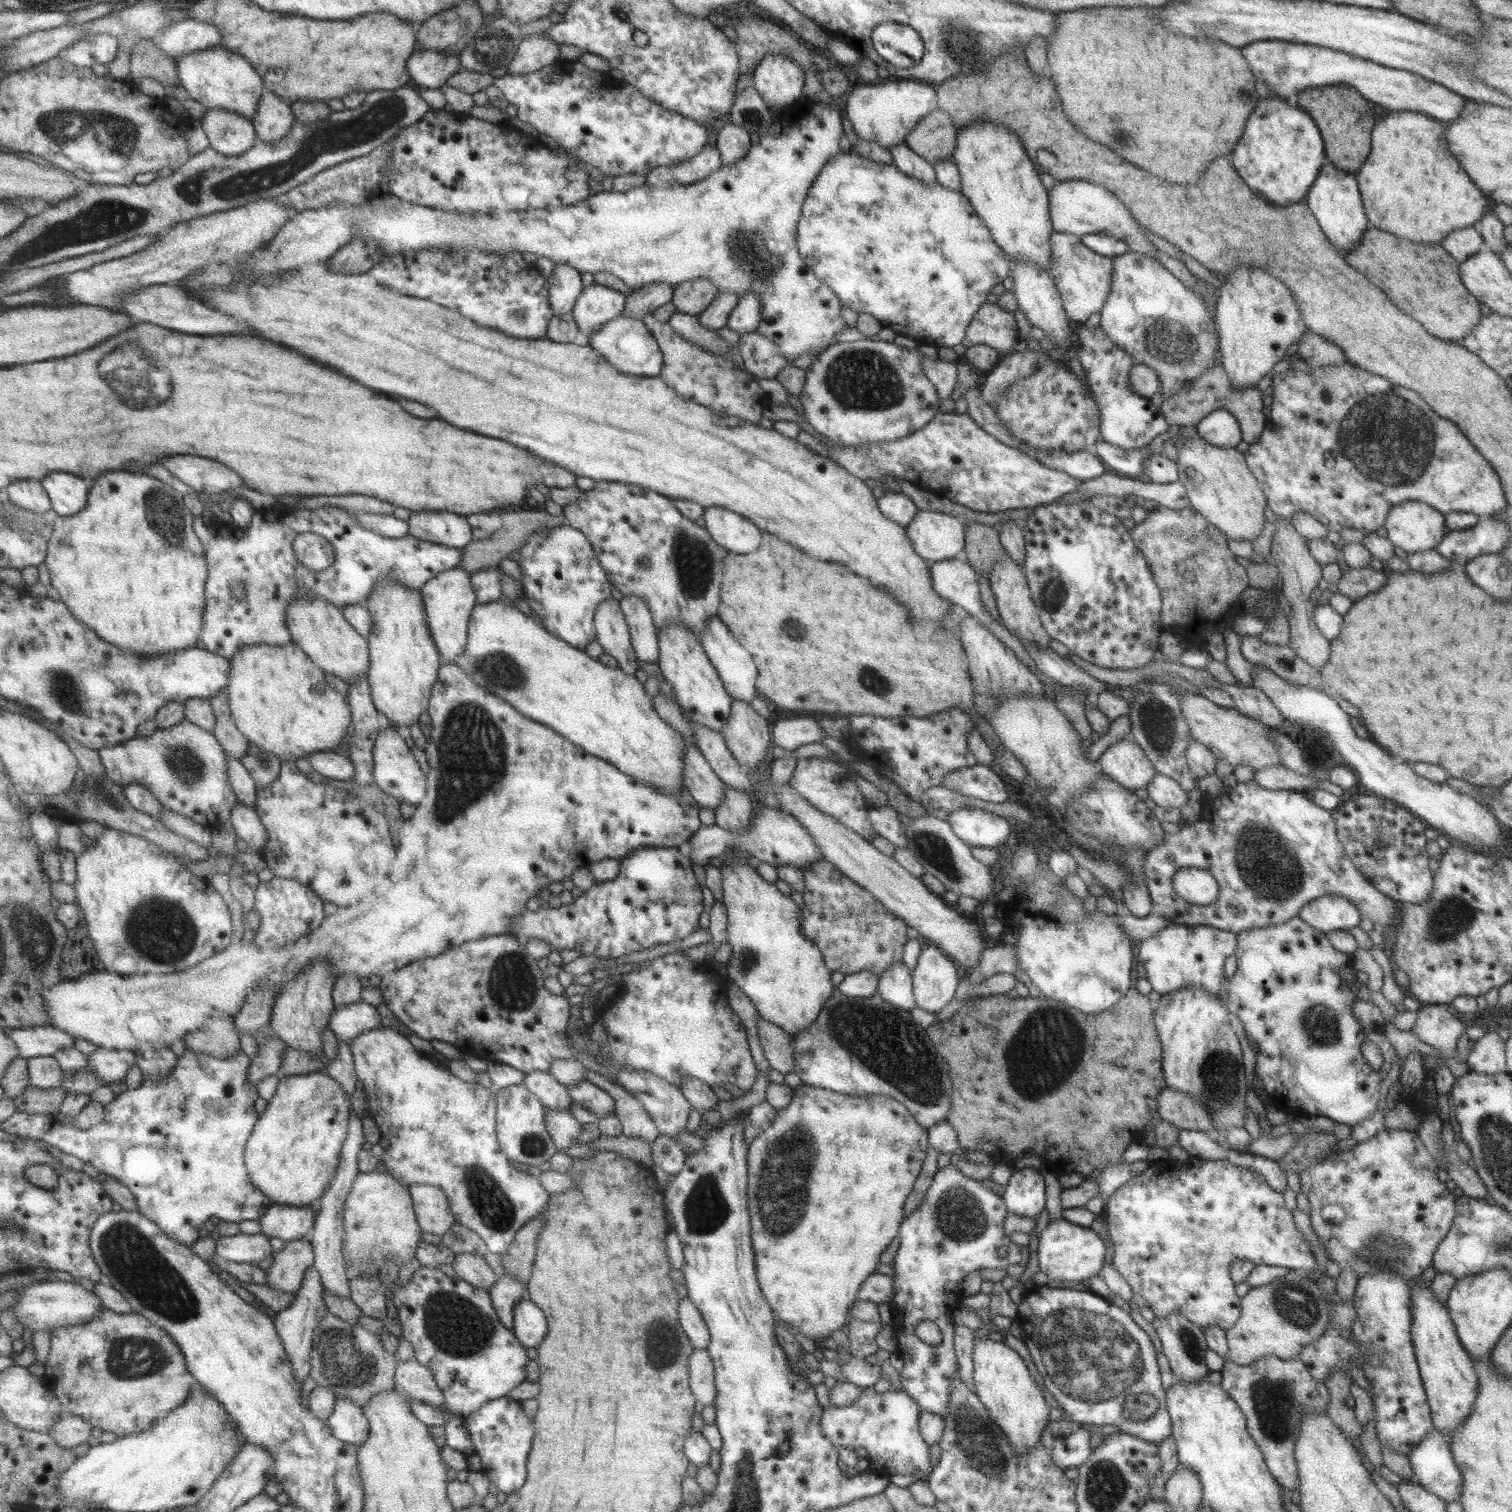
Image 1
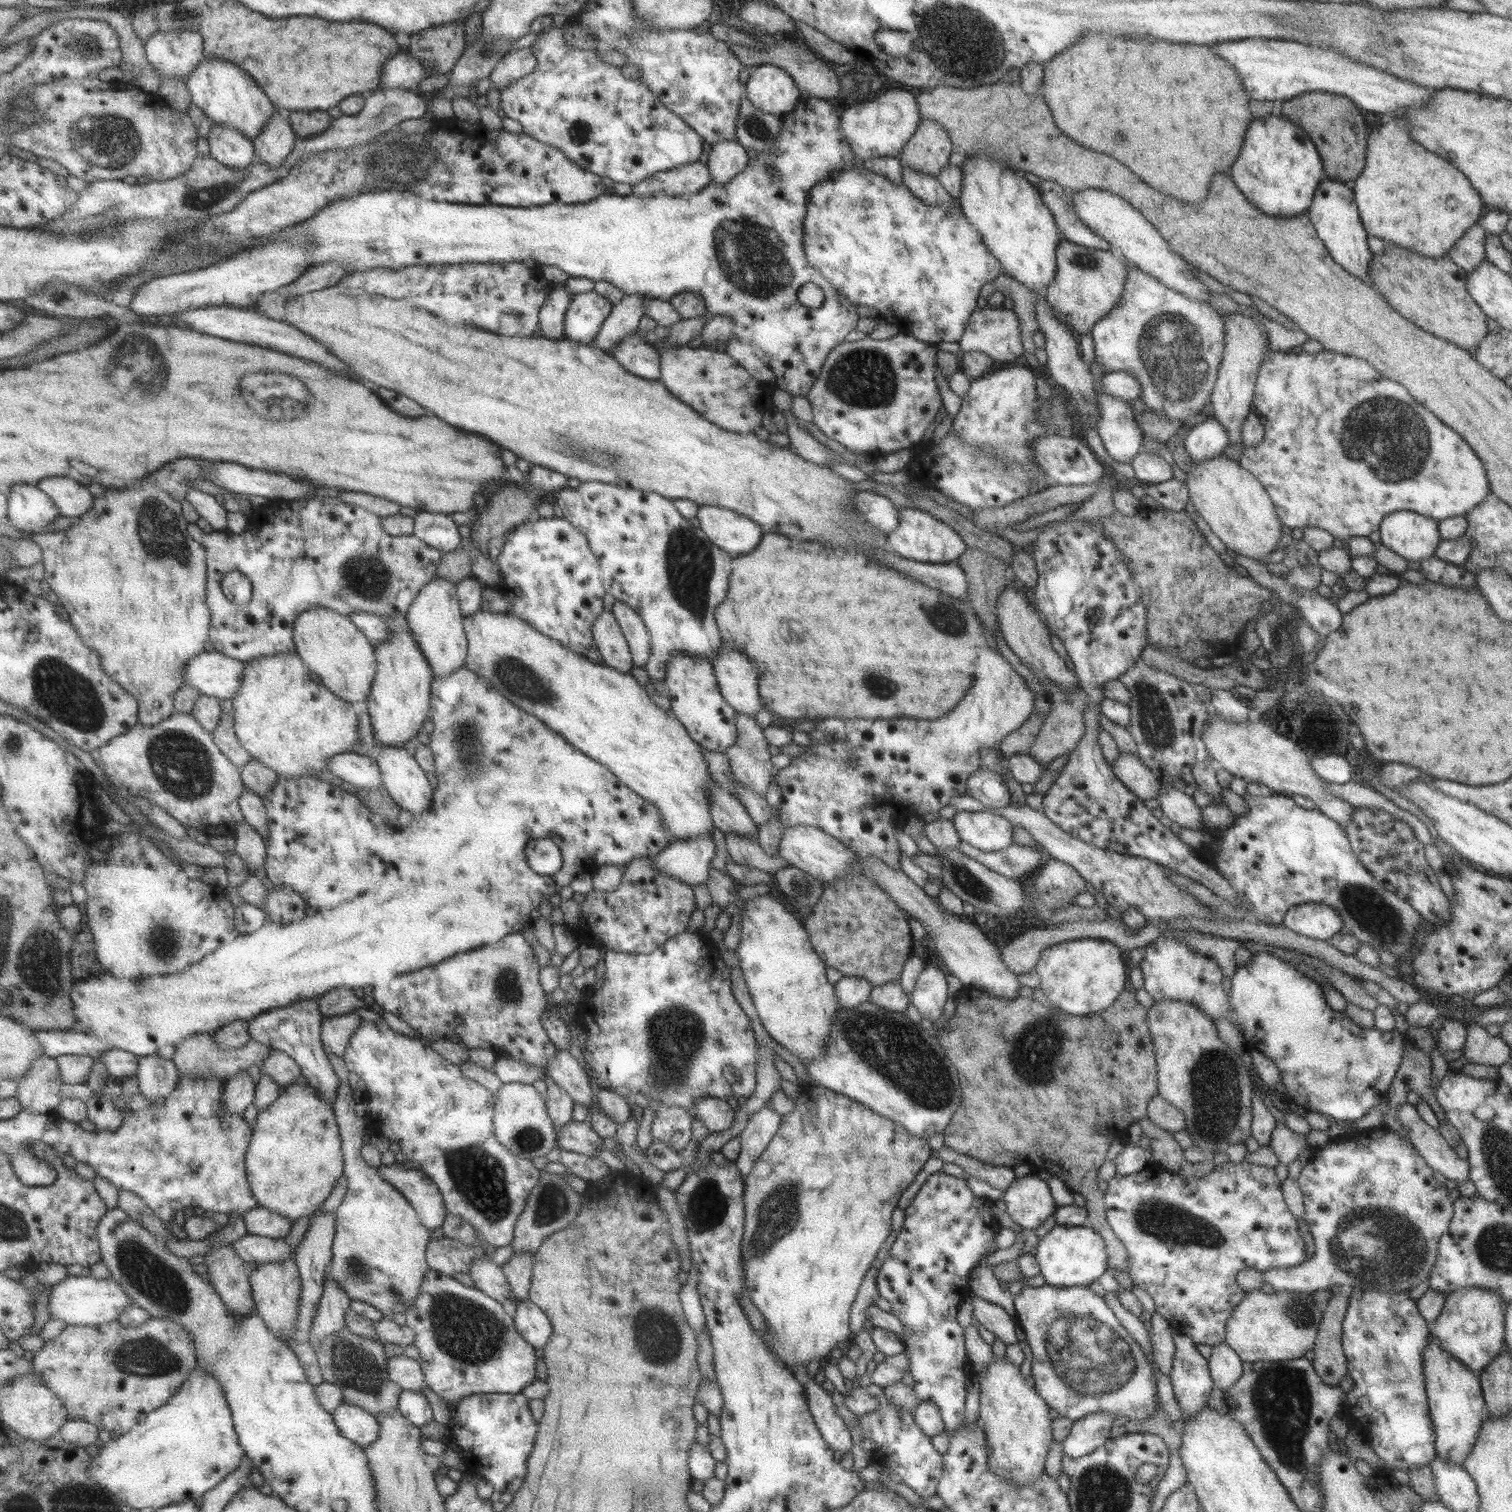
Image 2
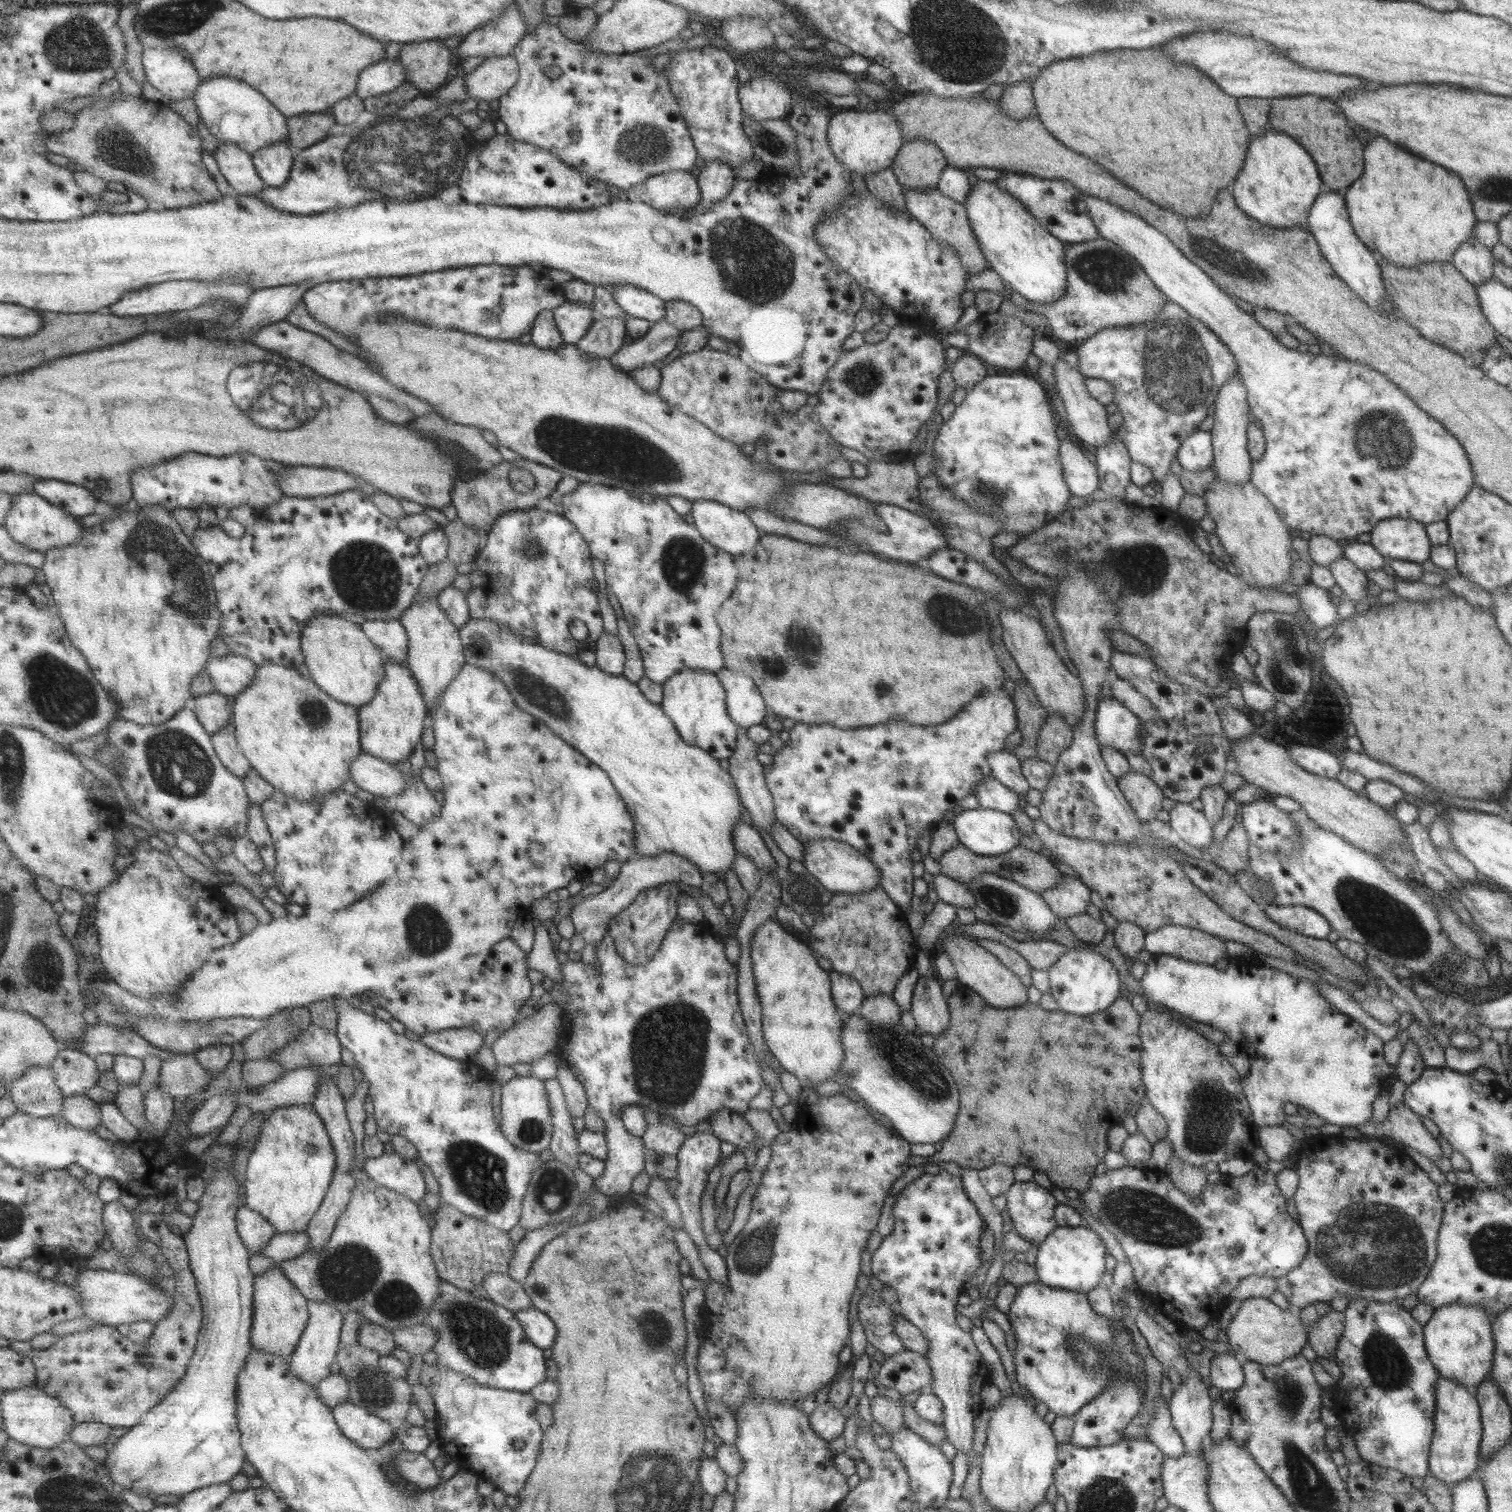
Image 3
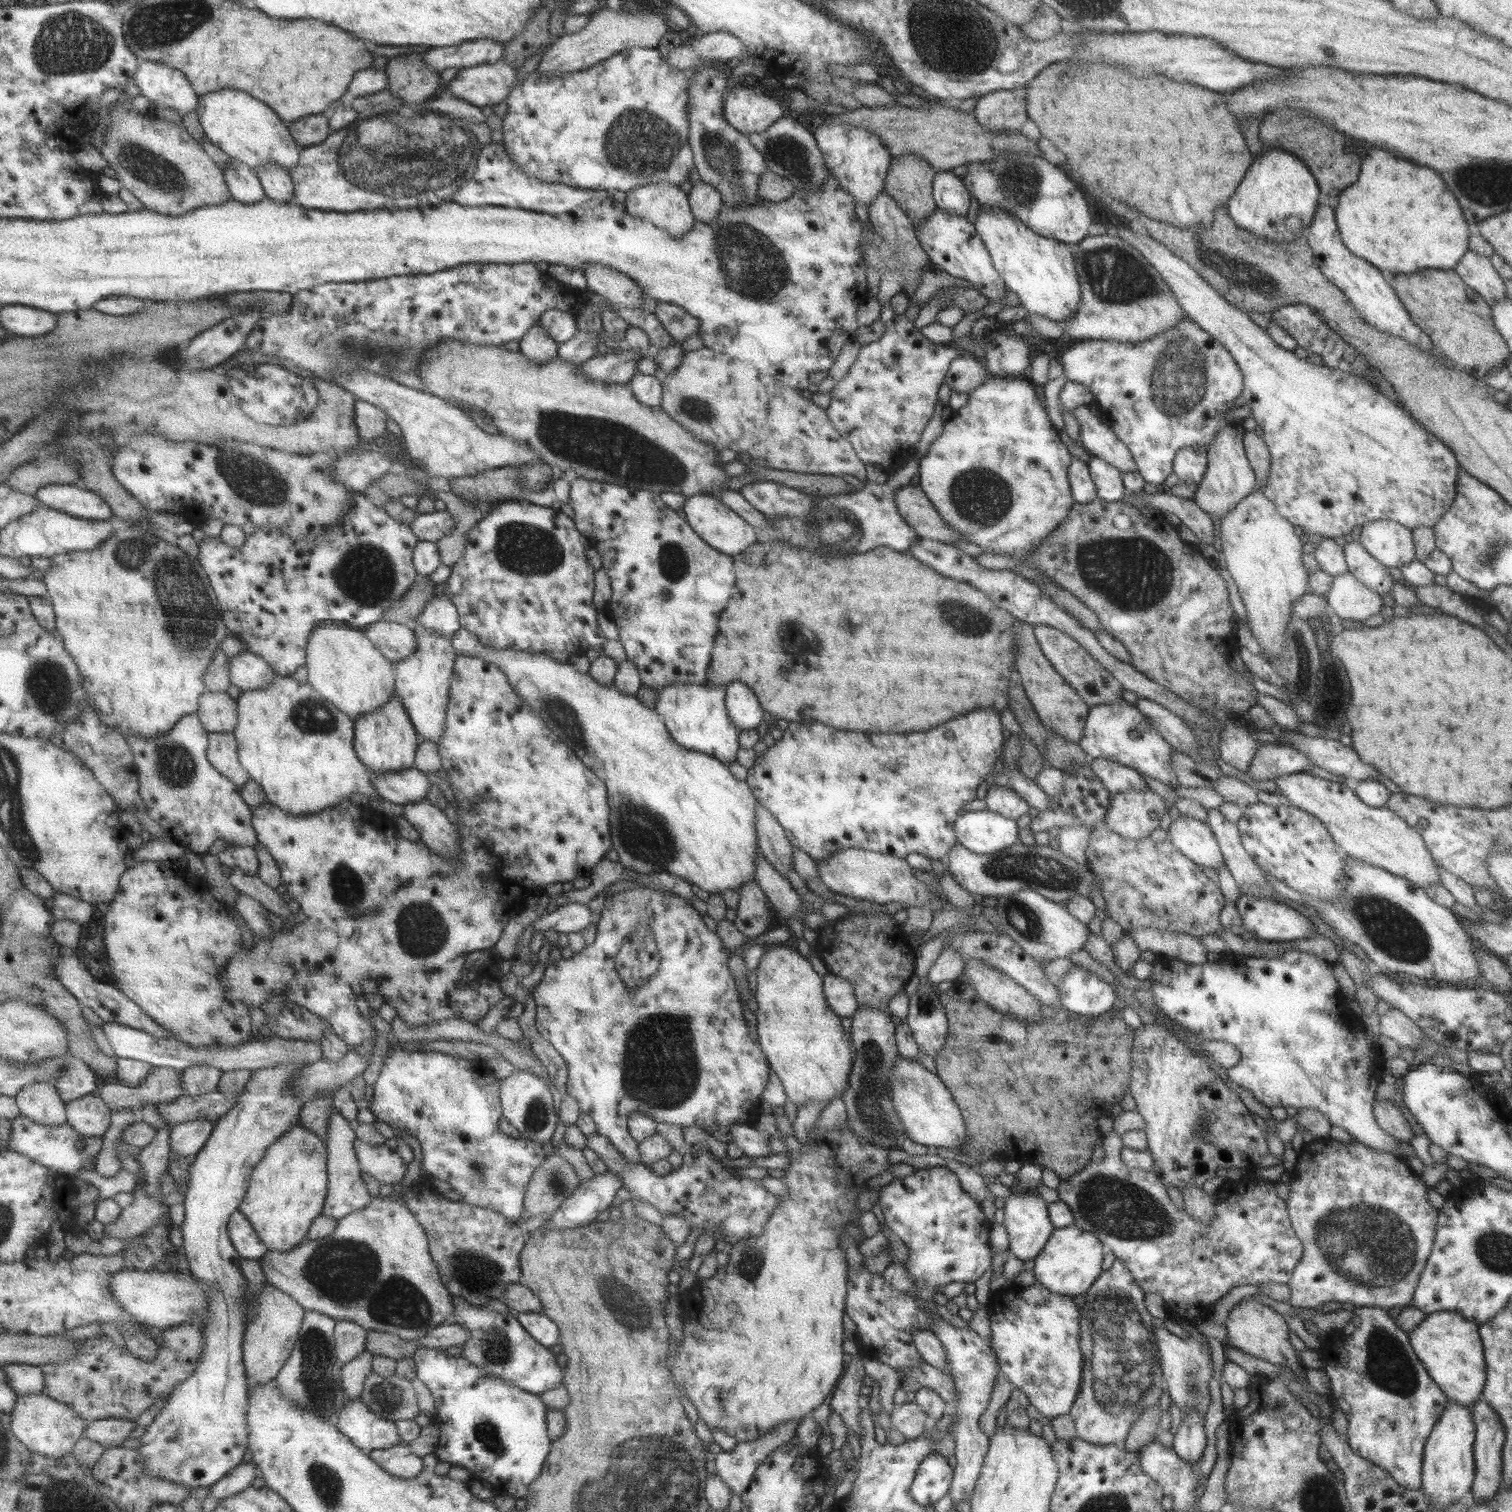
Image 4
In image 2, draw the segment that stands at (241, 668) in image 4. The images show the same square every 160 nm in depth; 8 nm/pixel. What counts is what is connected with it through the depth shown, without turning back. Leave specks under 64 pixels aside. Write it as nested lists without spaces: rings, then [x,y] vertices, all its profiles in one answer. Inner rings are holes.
[[[217,650],[202,652],[188,664],[183,686],[193,686],[202,695],[222,701],[237,698],[248,664]]]

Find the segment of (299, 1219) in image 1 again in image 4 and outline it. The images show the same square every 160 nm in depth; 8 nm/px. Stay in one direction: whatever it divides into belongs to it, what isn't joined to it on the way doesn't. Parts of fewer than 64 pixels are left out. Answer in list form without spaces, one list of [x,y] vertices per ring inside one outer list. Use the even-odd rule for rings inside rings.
[[[237,1209],[229,1220],[229,1235],[232,1236],[233,1244],[243,1259],[259,1260],[270,1251],[270,1248],[259,1239],[249,1218],[240,1209]]]

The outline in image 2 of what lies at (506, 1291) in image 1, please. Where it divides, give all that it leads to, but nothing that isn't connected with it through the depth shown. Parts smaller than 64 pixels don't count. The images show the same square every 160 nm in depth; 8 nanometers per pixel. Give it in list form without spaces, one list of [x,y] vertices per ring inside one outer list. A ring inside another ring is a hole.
[[[513,1253],[504,1264],[505,1274],[513,1287],[515,1302],[527,1301],[535,1253]]]

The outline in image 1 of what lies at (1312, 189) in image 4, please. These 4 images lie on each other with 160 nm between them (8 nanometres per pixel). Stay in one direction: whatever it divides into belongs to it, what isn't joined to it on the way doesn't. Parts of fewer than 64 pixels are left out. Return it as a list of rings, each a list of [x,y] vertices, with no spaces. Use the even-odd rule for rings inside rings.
[[[1276,95],[1257,101],[1230,154],[1232,167],[1242,181],[1279,207],[1303,202],[1326,161],[1324,144],[1311,116],[1298,106],[1289,107],[1285,97]]]

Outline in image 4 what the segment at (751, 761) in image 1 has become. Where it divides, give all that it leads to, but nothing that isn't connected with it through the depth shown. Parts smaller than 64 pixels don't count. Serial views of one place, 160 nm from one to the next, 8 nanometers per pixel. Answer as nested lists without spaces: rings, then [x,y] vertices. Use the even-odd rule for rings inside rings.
[[[756,802],[755,831],[758,852],[785,879],[792,870],[794,848],[775,817]]]

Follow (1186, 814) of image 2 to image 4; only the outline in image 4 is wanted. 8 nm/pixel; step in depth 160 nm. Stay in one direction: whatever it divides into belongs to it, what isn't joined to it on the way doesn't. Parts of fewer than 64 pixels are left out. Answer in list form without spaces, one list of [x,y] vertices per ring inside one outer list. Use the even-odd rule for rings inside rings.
[[[1182,815],[1171,822],[1168,840],[1193,864],[1217,872],[1223,859],[1213,833],[1206,823]]]

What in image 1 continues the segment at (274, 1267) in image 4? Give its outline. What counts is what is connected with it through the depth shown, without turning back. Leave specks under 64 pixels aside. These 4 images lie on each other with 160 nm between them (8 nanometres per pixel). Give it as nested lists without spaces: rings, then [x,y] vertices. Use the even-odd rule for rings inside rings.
[[[344,1040],[340,1041],[340,1051],[335,1060],[329,1062],[326,1066],[326,1072],[337,1082],[341,1083],[343,1090],[348,1098],[353,1098],[357,1092],[358,1074],[356,1071],[352,1045]],[[360,1172],[344,1210],[344,1254],[347,1256],[349,1276],[365,1277],[368,1266],[383,1268],[390,1259],[401,1268],[413,1258],[424,1240],[419,1218],[409,1188],[389,1173]]]

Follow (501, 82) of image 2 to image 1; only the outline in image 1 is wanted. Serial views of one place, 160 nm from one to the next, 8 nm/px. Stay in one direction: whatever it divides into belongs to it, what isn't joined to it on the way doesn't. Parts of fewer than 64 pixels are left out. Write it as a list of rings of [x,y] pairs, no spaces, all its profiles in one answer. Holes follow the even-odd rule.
[[[546,32],[530,34],[518,44],[513,60],[507,67],[508,75],[527,74],[543,69],[559,59],[559,44],[553,42]]]

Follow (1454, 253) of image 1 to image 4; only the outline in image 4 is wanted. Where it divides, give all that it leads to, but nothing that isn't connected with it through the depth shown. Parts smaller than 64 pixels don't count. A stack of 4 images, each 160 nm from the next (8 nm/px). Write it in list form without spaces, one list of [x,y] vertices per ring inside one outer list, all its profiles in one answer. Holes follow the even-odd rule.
[[[1467,250],[1452,270],[1490,307],[1506,298],[1504,280],[1497,275],[1486,256]]]

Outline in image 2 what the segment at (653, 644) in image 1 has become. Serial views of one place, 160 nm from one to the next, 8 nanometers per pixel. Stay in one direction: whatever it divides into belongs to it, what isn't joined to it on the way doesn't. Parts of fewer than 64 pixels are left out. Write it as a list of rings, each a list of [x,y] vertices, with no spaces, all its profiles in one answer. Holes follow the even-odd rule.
[[[621,601],[613,602],[611,612],[628,644],[632,667],[642,667],[650,653],[650,636],[644,622],[641,622],[641,618],[634,610]]]

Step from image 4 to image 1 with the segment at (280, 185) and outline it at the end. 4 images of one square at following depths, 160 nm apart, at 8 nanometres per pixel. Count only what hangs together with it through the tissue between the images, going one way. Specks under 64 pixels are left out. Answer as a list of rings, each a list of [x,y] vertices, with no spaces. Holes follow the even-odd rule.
[[[266,88],[264,96],[260,100],[260,106],[254,122],[258,138],[265,142],[279,142],[284,140],[294,124],[296,124],[296,114],[293,112],[292,103],[283,100],[272,90]]]

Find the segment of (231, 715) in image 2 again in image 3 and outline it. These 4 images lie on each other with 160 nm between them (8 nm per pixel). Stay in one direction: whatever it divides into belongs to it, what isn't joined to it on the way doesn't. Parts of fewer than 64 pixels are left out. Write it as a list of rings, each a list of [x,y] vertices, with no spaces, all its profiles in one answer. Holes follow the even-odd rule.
[[[231,720],[229,727],[225,727],[220,732],[212,735],[212,740],[217,750],[217,755],[223,761],[227,770],[233,771],[233,774],[236,774],[239,778],[244,779],[247,777],[252,769],[252,763],[245,757],[244,752],[240,750],[234,720]]]

